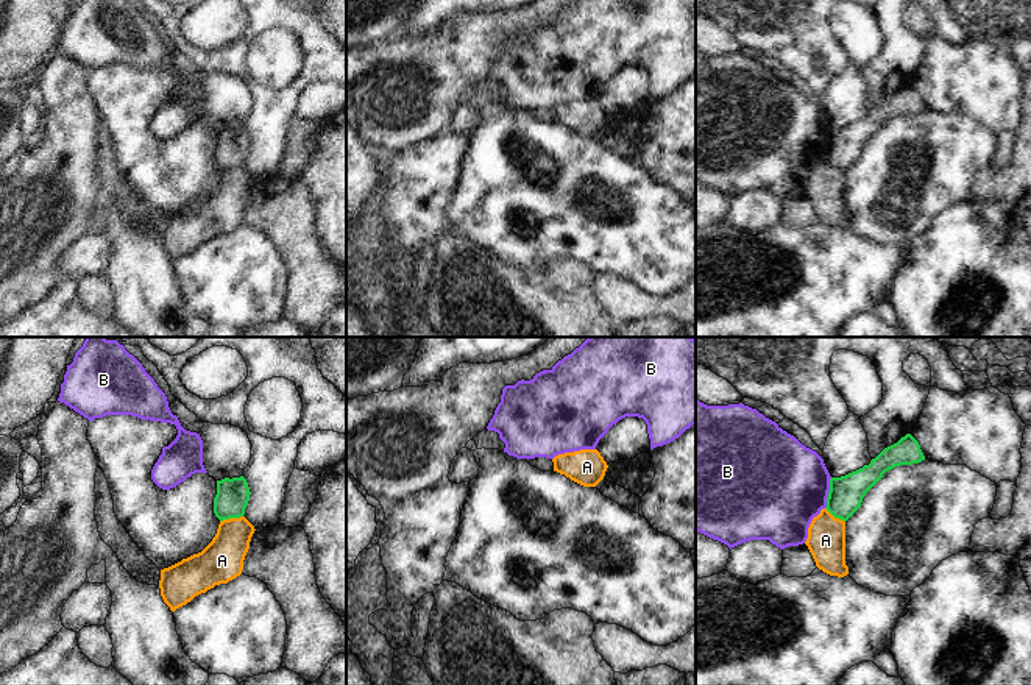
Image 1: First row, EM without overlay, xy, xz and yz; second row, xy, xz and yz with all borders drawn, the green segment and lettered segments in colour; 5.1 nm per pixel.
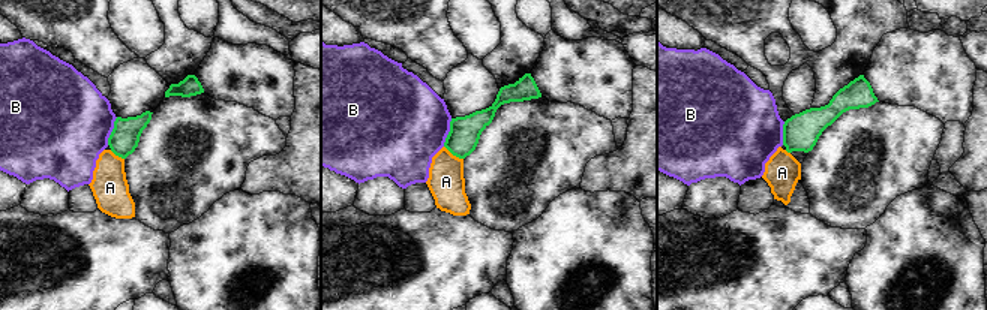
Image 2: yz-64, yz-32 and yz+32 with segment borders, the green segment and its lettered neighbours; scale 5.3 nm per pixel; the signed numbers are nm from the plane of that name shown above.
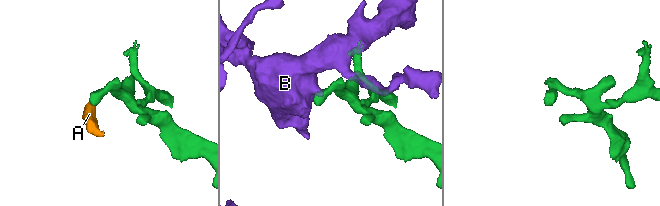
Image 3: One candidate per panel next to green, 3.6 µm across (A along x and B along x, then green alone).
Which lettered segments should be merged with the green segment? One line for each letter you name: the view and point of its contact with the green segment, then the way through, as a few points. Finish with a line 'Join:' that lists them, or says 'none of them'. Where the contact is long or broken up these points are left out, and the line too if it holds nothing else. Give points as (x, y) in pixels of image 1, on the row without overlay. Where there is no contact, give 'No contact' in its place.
Join: none of them

